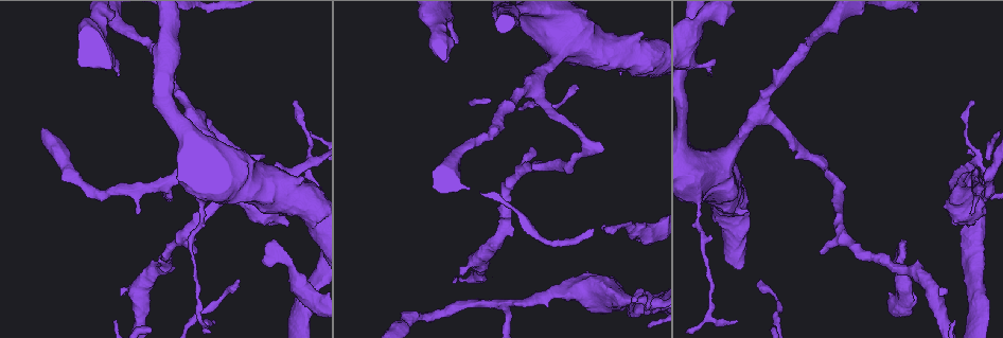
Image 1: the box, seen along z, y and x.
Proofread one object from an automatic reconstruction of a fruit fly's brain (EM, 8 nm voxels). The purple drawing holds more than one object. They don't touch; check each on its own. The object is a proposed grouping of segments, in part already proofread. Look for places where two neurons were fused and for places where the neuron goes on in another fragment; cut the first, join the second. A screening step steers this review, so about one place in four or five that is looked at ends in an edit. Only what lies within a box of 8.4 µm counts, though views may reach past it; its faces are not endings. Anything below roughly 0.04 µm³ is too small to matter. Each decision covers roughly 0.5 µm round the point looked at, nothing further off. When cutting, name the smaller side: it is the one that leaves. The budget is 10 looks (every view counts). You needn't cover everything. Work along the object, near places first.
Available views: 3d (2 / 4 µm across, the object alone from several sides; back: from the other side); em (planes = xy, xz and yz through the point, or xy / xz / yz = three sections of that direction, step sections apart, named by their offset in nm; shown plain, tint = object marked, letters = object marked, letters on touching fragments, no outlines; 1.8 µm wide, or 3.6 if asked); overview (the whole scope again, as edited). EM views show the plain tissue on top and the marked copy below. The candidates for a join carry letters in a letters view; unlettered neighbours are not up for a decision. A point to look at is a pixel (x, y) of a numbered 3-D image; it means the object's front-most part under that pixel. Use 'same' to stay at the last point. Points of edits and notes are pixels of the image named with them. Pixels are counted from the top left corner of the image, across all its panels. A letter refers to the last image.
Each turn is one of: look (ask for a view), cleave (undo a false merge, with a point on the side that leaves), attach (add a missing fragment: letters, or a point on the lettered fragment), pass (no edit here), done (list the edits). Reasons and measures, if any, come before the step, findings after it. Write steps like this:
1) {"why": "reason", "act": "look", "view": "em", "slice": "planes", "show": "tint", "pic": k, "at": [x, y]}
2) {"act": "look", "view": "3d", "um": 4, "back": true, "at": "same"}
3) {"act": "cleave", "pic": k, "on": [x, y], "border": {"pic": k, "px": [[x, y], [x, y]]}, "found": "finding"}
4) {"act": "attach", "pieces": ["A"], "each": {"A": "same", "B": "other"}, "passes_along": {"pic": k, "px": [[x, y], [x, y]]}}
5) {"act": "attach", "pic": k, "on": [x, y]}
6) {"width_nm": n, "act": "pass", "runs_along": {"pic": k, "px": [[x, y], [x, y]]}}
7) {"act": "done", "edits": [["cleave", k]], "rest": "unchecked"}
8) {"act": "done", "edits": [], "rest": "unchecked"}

{"why": "two arms in line, one across", "act": "look", "view": "3d", "um": 4, "pic": 1, "at": [647, 305]}

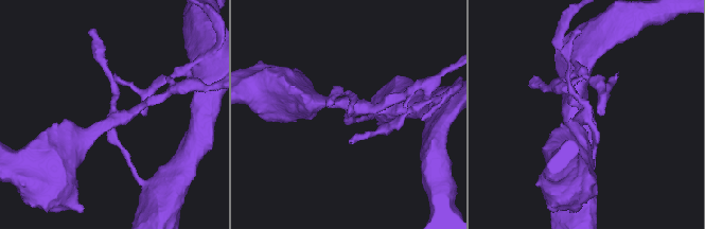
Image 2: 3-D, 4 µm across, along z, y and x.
{"why": "need the tissue", "act": "look", "view": "em", "um": 3.6, "slice": "xz", "step": 16, "show": "tint", "pic": 2, "at": [345, 108]}

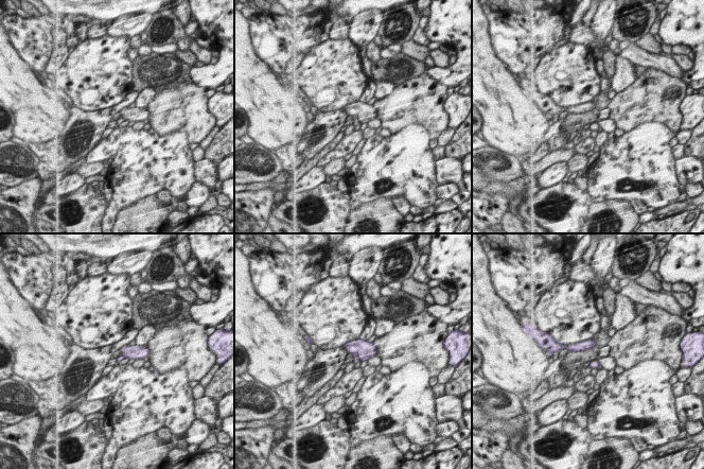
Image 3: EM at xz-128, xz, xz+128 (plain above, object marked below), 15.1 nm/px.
{"why": "another direction", "act": "look", "view": "em", "um": 3.6, "slice": "planes", "show": "letters", "at": "same"}

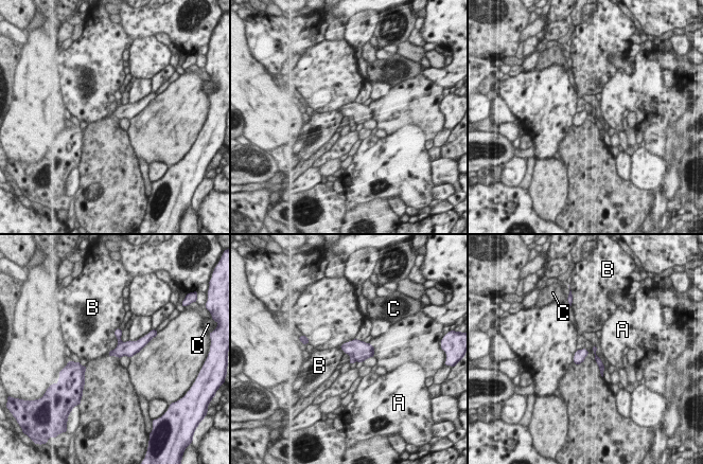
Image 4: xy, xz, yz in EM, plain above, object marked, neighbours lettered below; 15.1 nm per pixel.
{"width_nm": 170, "act": "cleave", "pic": 4, "on": [352, 359], "each": {"A": "other", "B": "other", "C": "other"}, "border": {"pic": 4, "px": [[351, 355], [357, 360]]}, "found": "two neurons meet here"}

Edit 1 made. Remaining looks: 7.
{"act": "look", "view": "overview"}

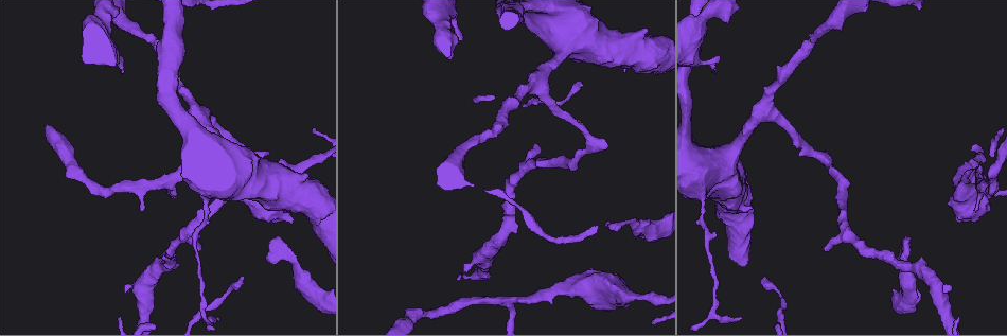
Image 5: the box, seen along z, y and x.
{"why": "free end", "act": "look", "view": "em", "slice": "yz", "step": 16, "show": "tint", "pic": 5, "at": [267, 260]}

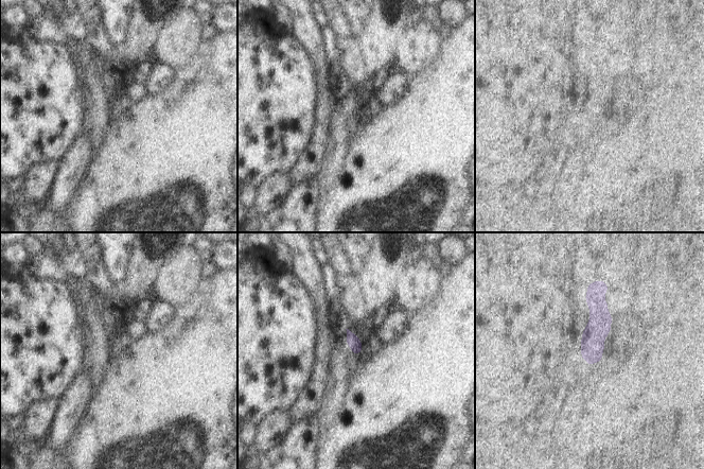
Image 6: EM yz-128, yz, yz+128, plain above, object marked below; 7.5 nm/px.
{"act": "look", "view": "em", "slice": "planes", "show": "letters", "at": "same"}

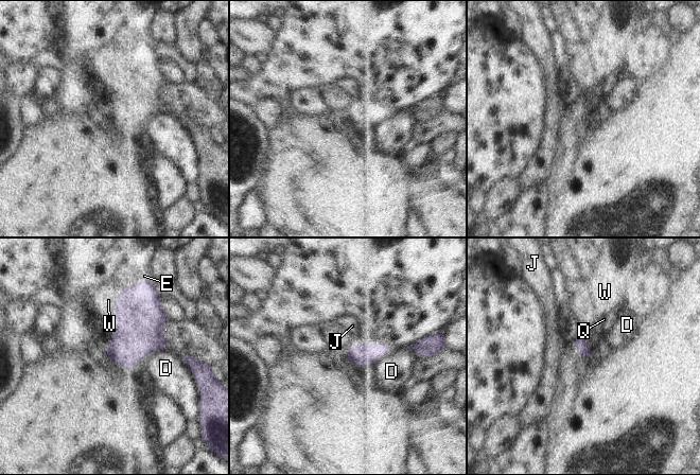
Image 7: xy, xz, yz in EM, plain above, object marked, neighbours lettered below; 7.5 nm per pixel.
{"act": "attach", "pieces": ["W"], "each": {"D": "other", "E": "other", "J": "other", "Q": "other", "W": "same"}, "passes_along": {"pic": 7, "px": [[140, 315], [117, 303], [108, 300]]}, "found": "it goes on there"}

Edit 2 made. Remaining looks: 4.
{"why": "sharp bend", "act": "look", "view": "3d", "um": 2, "pic": 5, "at": [176, 178]}

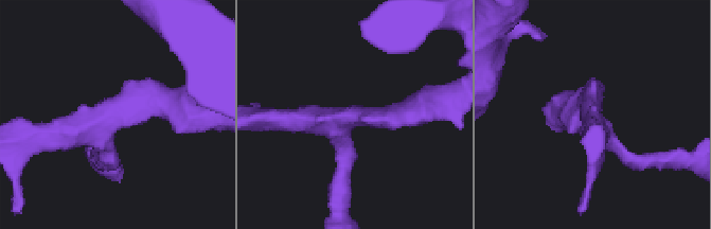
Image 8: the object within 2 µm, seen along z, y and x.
{"arms": 3, "why": "shape alone is not enough", "act": "look", "view": "em", "slice": "xy", "step": 4, "show": "tint", "pic": 8, "at": [589, 109]}

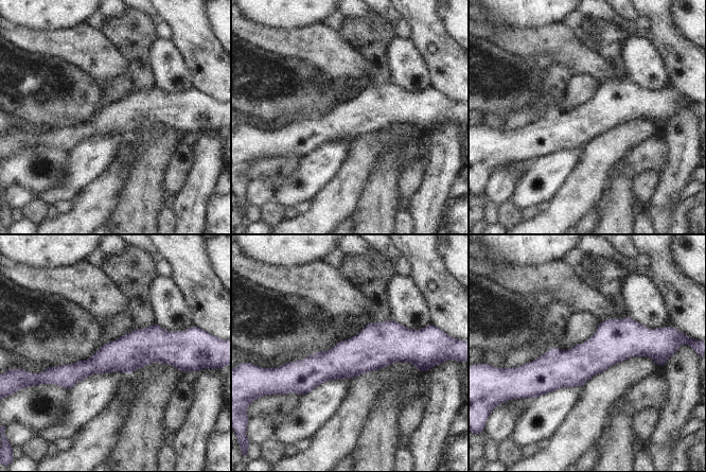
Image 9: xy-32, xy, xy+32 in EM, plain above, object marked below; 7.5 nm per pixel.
{"why": "cut it another way", "act": "look", "view": "em", "slice": "xz", "step": 4, "show": "letters", "at": "same"}

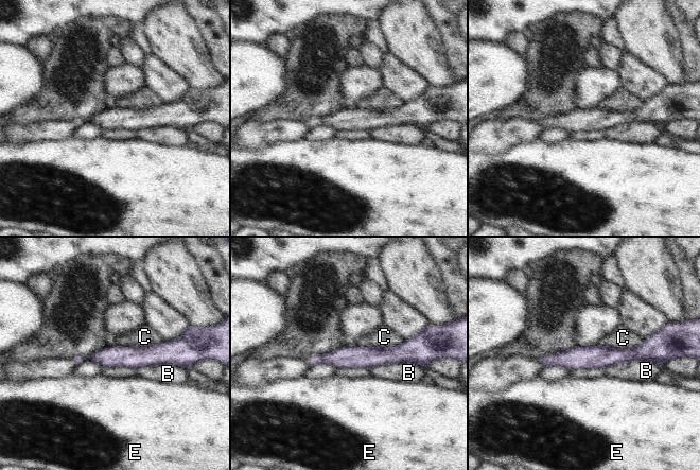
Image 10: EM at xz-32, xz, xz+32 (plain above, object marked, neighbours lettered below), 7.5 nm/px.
{"width_nm": 160, "act": "pass", "each": {"B": "other", "C": "other", "E": "other"}, "found": "one neuron here"}

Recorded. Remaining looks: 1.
{"act": "done", "edits": [["cleave", 4], ["attach", 7]], "rest": "unchecked"}

